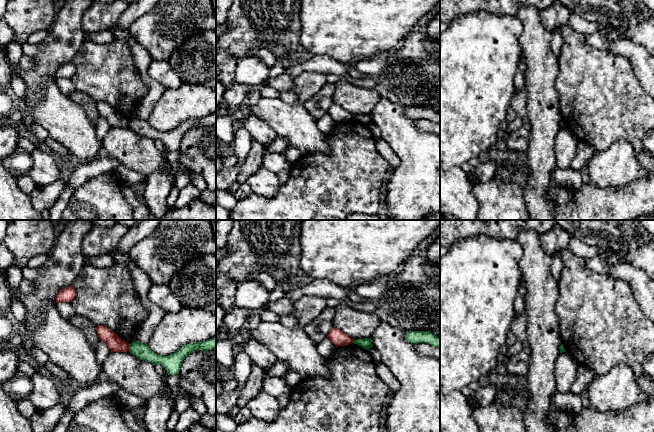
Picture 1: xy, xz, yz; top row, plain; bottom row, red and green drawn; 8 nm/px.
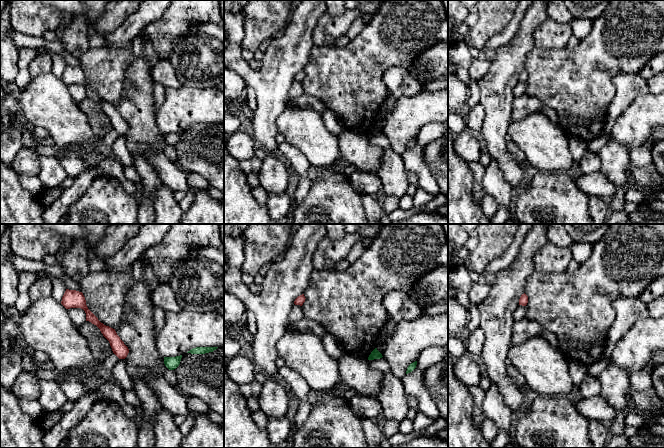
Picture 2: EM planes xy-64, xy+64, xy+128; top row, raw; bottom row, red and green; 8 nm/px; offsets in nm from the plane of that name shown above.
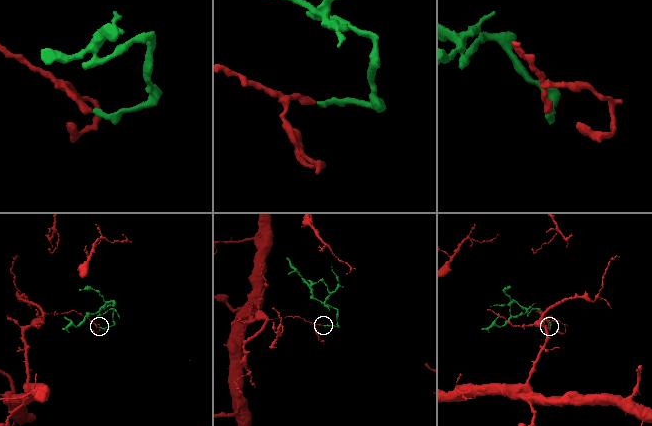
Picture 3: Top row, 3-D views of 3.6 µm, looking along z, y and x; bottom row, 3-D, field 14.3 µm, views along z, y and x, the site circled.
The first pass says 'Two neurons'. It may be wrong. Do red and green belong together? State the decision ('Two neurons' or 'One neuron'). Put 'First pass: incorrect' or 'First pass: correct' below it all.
Two neurons
First pass: correct

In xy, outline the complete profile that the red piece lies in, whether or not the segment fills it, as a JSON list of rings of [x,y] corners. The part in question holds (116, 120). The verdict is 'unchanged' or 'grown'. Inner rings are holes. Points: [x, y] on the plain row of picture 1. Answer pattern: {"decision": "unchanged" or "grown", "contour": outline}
{"decision": "unchanged", "contour": [[[96,102],[99,114],[106,119],[111,128],[127,128],[130,120],[122,116],[118,111],[105,102]]]}

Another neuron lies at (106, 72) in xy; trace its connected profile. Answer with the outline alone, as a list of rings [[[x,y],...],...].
[[[115,38],[108,44],[85,40],[73,57],[76,73],[71,77],[75,89],[88,94],[95,102],[105,102],[129,120],[140,100],[148,92],[142,80],[126,40]]]

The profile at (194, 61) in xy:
[[[216,29],[202,30],[180,44],[168,60],[173,71],[184,83],[203,85],[207,79],[216,77]]]

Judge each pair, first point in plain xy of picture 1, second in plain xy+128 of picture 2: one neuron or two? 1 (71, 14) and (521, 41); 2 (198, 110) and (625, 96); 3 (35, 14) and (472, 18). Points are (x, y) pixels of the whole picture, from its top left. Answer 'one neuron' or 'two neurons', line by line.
1: one neuron
2: two neurons
3: two neurons

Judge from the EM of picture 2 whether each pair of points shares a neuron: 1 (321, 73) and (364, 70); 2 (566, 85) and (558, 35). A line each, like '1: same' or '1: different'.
1: same
2: different

